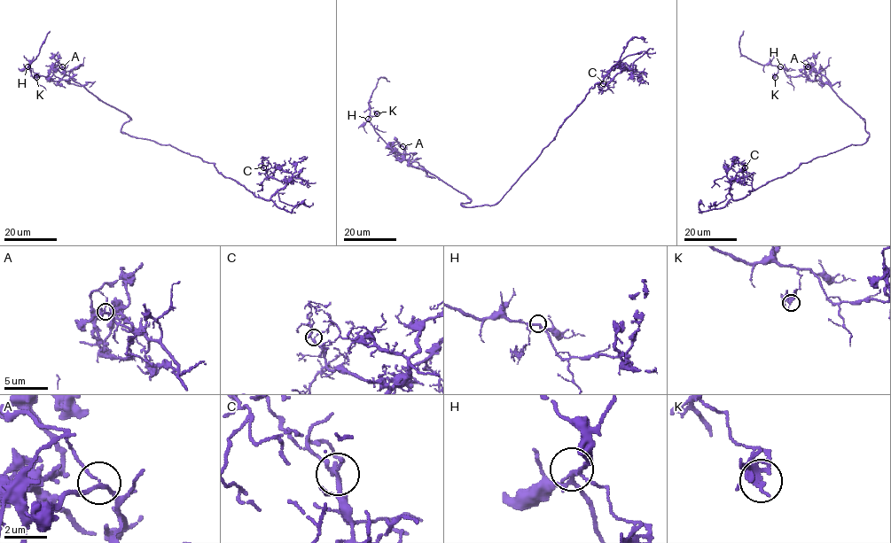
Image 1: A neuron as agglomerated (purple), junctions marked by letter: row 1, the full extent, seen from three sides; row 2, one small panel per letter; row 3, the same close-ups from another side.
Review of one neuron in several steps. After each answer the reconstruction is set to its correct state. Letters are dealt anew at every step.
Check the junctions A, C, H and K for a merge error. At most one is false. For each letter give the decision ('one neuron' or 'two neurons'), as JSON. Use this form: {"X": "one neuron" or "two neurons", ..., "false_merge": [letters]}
{"A": "two neurons", "C": "one neuron", "H": "one neuron", "K": "one neuron", "false_merge": ["A"]}

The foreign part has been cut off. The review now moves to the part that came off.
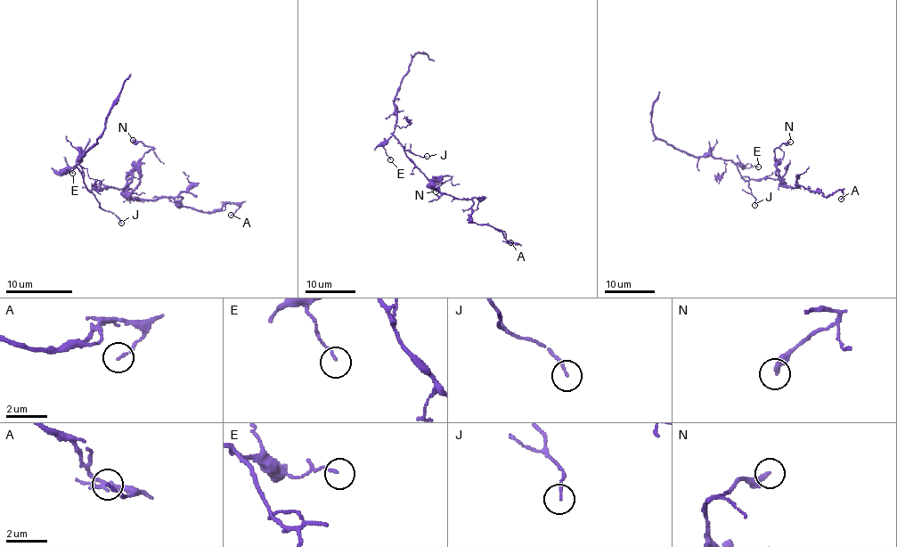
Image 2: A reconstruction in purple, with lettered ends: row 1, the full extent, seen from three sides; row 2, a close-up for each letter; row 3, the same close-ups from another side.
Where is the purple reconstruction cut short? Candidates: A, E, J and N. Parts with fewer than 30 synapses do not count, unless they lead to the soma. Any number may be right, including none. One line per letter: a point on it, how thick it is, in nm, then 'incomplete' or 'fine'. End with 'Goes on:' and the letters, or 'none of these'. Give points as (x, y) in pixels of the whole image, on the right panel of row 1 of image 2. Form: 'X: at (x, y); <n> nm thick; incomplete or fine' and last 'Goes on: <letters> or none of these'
A: at (841, 199); 110 nm thick; fine
E: at (758, 167); 100 nm thick; fine
J: at (754, 205); 110 nm thick; fine
N: at (790, 142); 260 nm thick; fine
Goes on: none of these

